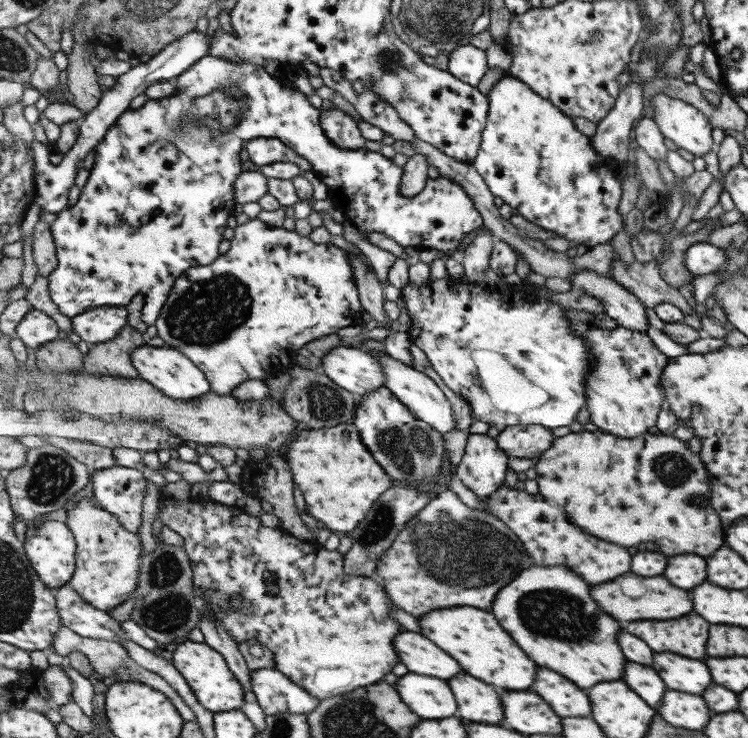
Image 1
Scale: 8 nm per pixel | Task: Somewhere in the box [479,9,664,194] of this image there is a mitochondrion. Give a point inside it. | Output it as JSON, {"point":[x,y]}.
{"point":[592,39]}

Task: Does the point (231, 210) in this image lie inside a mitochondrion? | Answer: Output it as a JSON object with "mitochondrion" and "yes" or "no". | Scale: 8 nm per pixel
{"mitochondrion":"no"}

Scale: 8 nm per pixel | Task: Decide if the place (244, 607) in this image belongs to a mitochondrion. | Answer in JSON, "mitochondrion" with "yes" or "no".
{"mitochondrion":"yes"}

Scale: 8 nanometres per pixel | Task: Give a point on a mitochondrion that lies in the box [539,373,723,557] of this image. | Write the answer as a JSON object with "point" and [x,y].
{"point":[673,470]}

